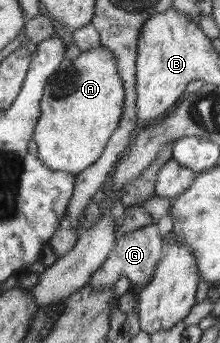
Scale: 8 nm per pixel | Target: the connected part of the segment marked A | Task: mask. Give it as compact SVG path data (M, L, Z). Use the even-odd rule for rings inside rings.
M101 45L81 52L74 59L65 59L63 65L48 77L40 101L41 115L32 136L38 145L38 158L51 171L64 171L73 176L95 163L121 121L124 95L124 83L118 74L117 62L110 49Z

